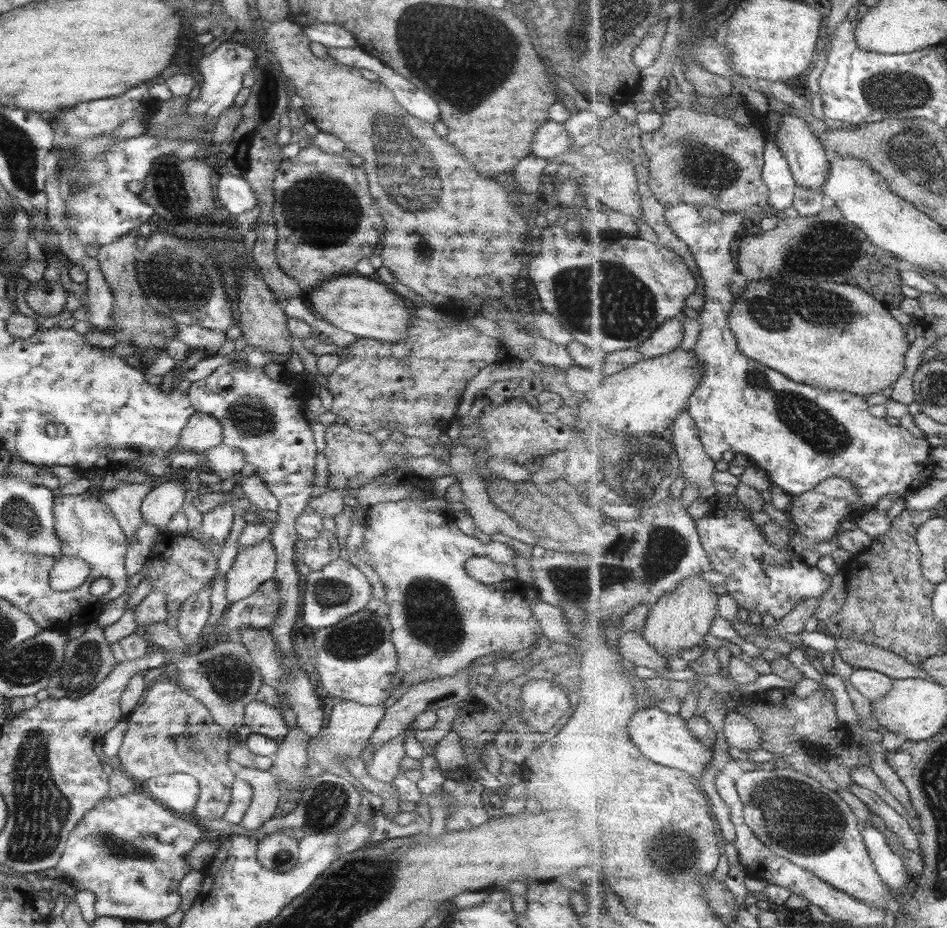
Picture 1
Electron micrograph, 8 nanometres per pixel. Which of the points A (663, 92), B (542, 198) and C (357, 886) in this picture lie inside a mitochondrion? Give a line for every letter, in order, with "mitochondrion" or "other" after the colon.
A: other
B: other
C: mitochondrion

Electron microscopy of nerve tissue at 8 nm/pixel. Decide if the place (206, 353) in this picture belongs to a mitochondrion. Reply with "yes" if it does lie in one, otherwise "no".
no

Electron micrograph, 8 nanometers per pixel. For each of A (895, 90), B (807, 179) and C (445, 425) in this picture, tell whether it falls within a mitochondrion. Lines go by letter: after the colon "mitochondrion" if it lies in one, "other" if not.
A: mitochondrion
B: other
C: other

